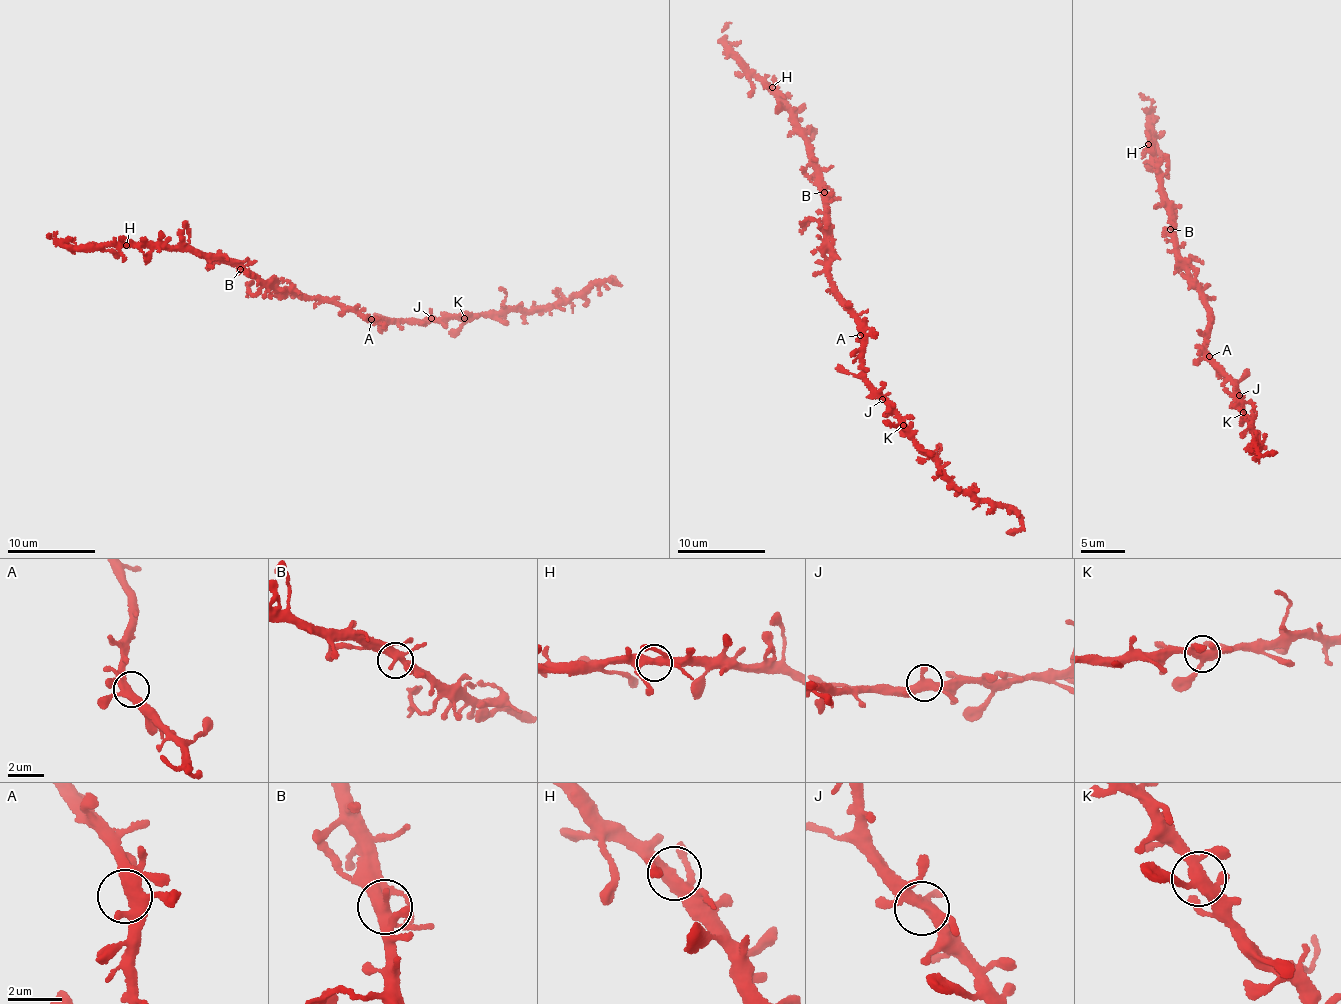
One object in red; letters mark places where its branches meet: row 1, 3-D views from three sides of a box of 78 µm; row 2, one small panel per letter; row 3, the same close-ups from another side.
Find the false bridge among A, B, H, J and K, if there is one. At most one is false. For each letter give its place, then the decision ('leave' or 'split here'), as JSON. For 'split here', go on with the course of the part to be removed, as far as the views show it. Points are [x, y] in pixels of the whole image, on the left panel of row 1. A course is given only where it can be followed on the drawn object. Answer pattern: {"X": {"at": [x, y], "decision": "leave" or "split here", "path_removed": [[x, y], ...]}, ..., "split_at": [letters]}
{"A": {"at": [371, 319], "decision": "leave"}, "B": {"at": [240, 269], "decision": "leave"}, "H": {"at": [126, 245], "decision": "leave"}, "J": {"at": [431, 318], "decision": "leave"}, "K": {"at": [464, 318], "decision": "leave"}, "split_at": []}

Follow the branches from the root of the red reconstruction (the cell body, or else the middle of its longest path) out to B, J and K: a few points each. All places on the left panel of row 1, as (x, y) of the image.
B: (333, 303), (308, 299), (293, 290), (285, 292), (240, 269)
J: (333, 303), (367, 318), (419, 321), (431, 318)
K: (333, 303), (367, 318), (378, 320), (382, 317), (420, 322), (465, 317)

